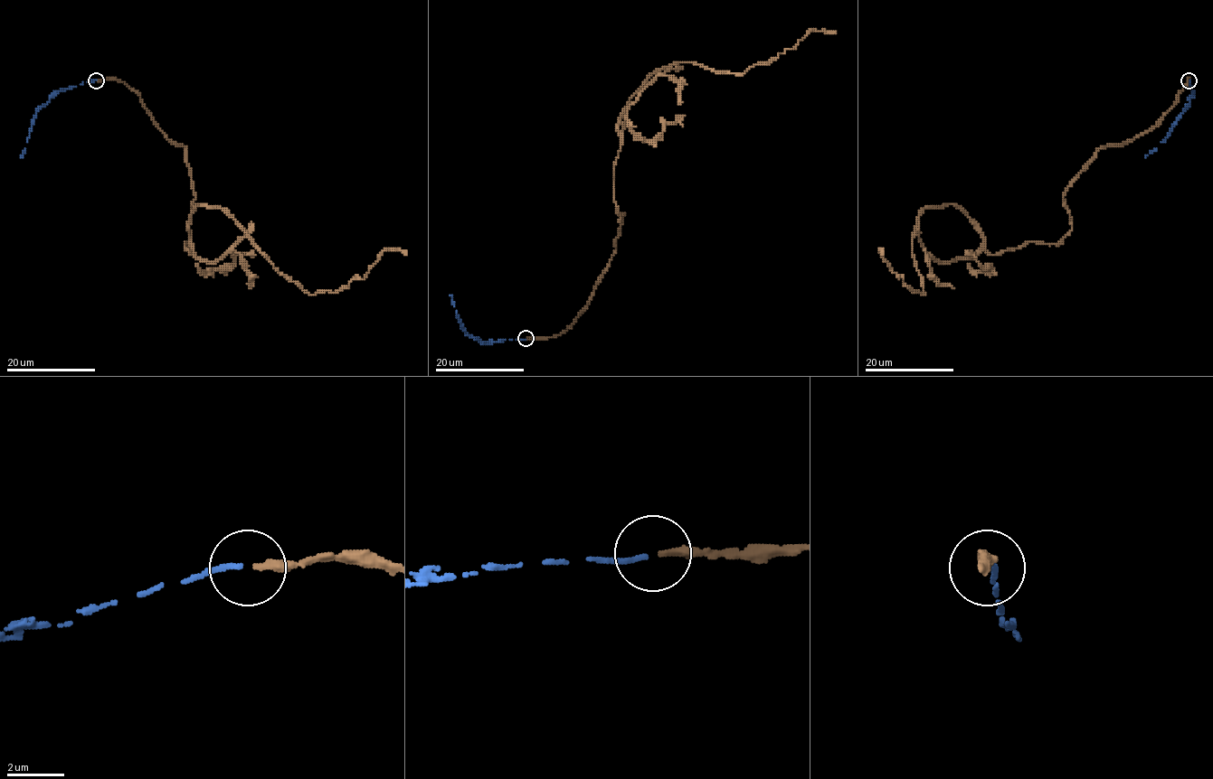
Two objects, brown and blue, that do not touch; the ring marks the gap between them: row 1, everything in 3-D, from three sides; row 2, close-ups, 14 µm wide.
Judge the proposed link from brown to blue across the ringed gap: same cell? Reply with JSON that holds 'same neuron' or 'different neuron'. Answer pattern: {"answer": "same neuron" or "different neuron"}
{"answer": "same neuron"}

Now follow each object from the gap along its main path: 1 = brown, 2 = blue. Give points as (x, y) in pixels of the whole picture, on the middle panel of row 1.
1: (526, 338), (568, 329), (615, 249), (620, 114), (649, 77), (679, 62), (742, 74), (814, 30), (835, 33)
2: (525, 339), (482, 342), (471, 338), (458, 319), (451, 295)

